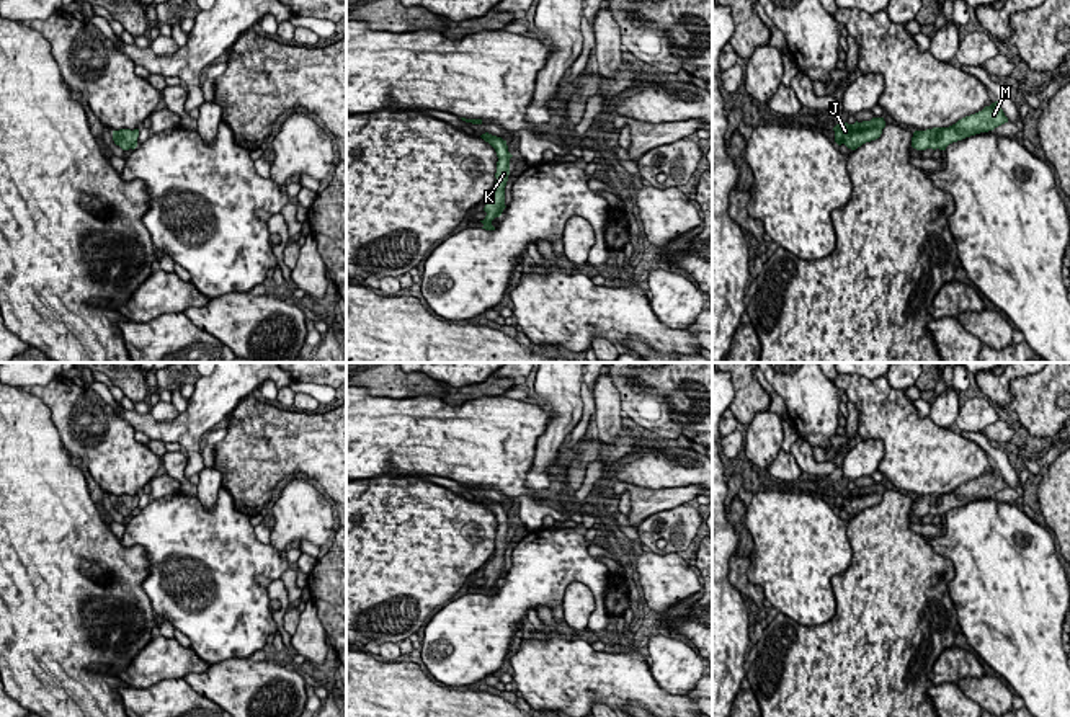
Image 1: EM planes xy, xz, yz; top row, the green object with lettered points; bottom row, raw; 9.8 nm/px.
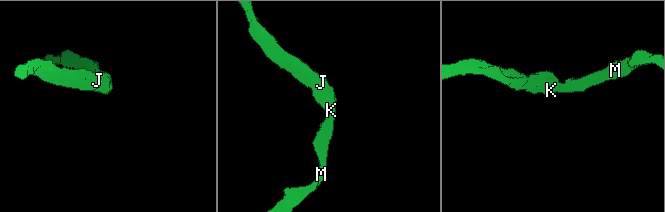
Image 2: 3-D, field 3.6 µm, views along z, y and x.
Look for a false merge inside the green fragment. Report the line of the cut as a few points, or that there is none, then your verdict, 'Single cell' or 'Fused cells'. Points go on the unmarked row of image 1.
No split. Single cell

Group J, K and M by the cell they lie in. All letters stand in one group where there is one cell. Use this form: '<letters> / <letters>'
J K M

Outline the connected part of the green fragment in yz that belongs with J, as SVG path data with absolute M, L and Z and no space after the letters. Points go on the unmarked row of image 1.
M872 483L871 487L854 488L854 490L836 490L835 508L838 511L845 510L848 514L856 516L866 508L876 506L881 503L882 495L885 493L884 483Z

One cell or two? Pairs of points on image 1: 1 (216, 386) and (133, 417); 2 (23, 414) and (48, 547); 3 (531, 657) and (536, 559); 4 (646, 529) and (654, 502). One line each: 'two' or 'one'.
1: one
2: one
3: two
4: two

